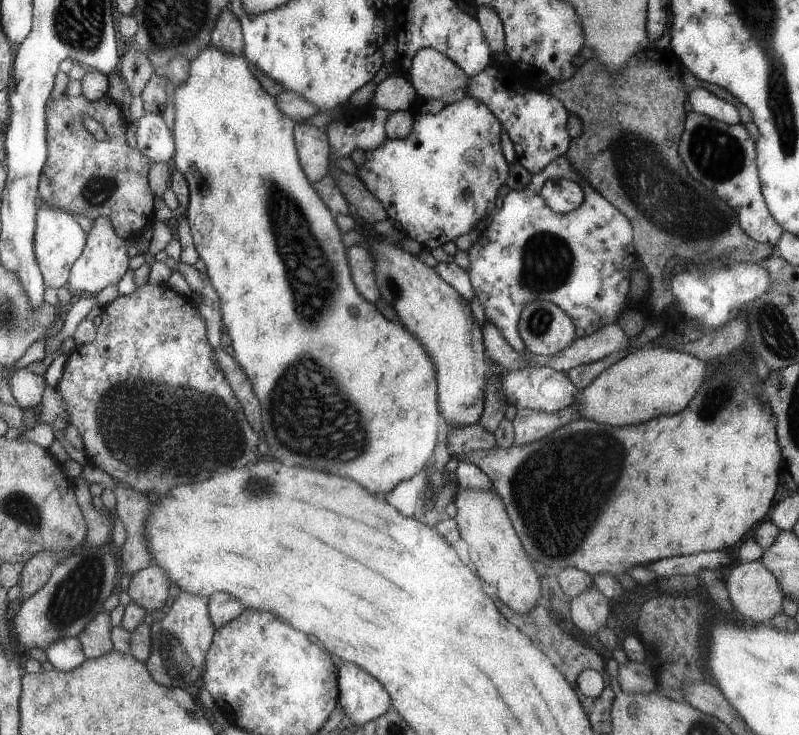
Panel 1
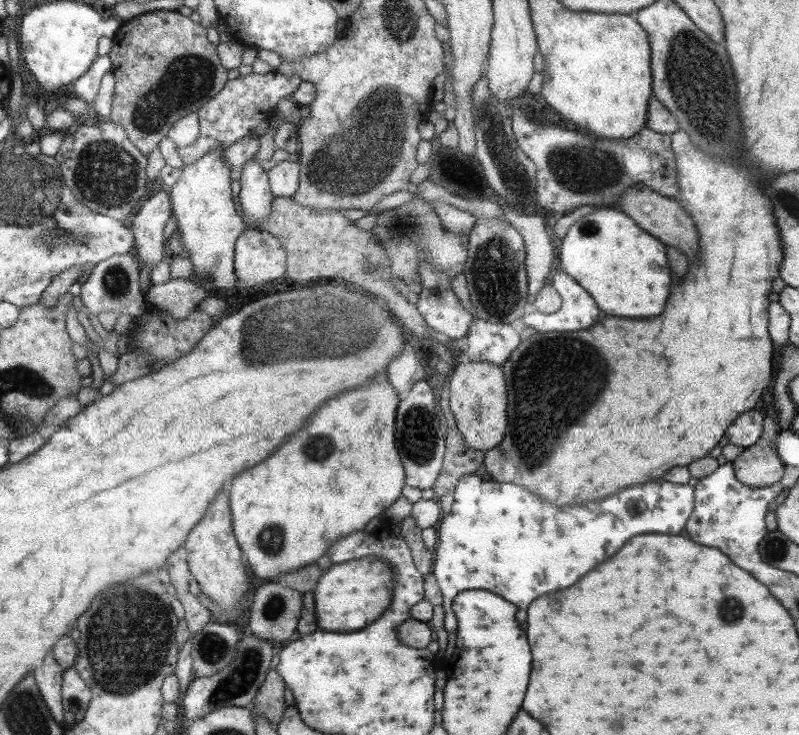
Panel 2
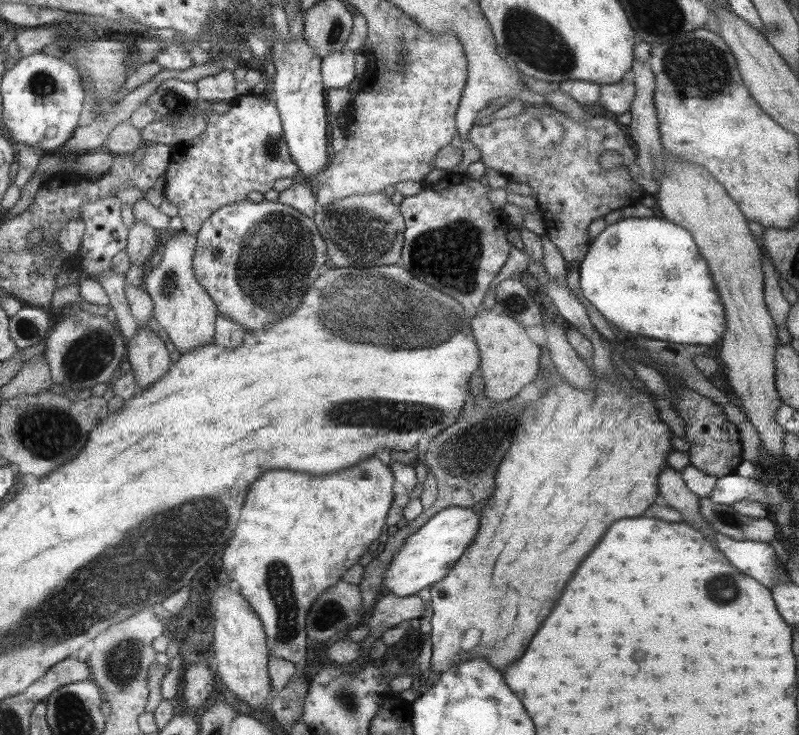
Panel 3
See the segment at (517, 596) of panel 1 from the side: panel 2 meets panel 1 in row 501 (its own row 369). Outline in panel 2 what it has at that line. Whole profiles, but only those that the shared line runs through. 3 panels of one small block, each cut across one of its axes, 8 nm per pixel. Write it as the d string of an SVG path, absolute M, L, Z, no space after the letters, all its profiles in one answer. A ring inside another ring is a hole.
M461 361L451 370L448 379L449 408L457 430L462 433L463 440L471 448L485 452L495 448L505 434L506 378L502 366L491 362Z

